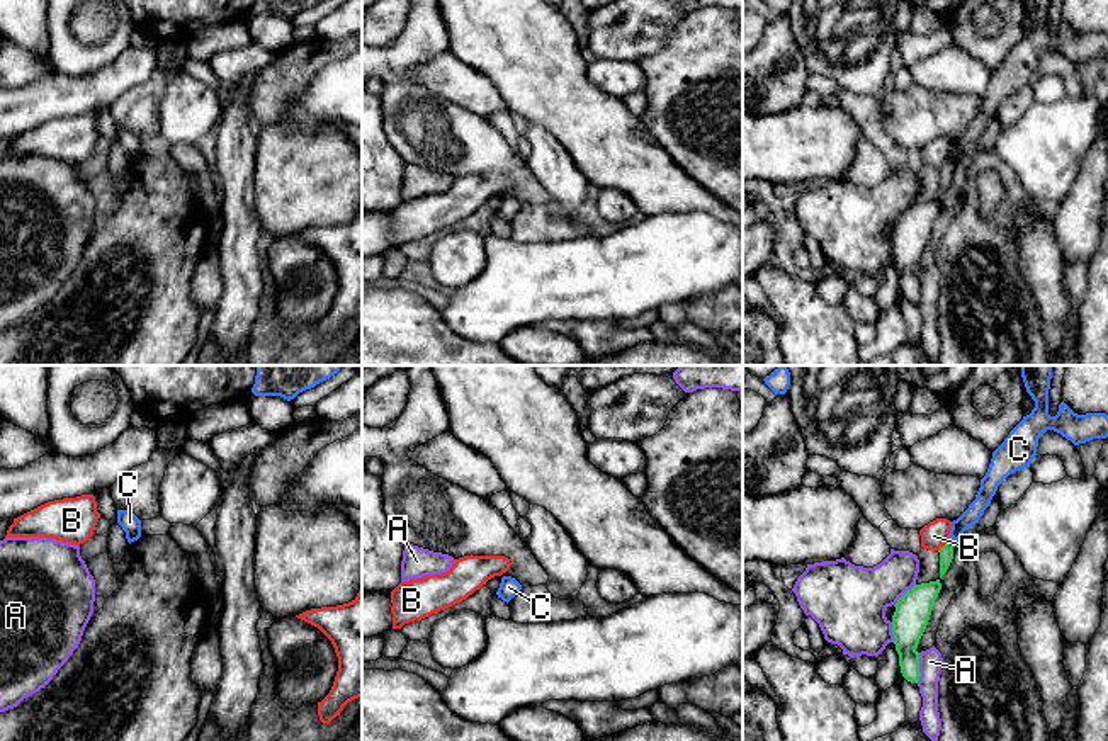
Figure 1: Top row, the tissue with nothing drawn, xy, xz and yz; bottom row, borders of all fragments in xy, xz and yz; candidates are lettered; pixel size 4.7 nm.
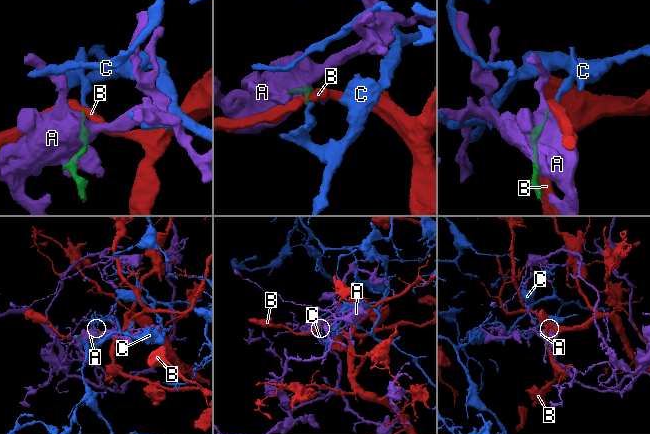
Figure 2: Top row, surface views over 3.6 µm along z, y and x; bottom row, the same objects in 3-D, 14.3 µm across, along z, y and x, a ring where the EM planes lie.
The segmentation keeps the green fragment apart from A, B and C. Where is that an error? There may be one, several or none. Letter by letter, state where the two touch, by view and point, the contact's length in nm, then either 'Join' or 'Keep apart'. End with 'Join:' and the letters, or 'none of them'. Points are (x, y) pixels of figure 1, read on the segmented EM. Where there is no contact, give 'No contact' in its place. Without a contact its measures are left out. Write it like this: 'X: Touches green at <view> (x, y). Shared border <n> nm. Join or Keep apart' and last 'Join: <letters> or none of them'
A: Touches green at yz (918, 668). Shared border 140 nm. Keep apart
B: Touches green at yz (945, 544). Shared border 90 nm. Keep apart
C: Touches green at yz (952, 539). Shared border 50 nm. Keep apart
Join: none of them

